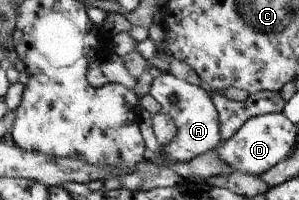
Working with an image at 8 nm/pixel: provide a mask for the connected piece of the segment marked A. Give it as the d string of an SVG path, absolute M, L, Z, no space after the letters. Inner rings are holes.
M166 72L155 77L149 94L161 105L161 112L169 115L177 123L178 136L169 146L164 148L169 160L174 163L189 162L203 153L213 152L220 146L222 138L218 112L211 100L210 93ZM173 96L177 97L177 103L169 101Z

